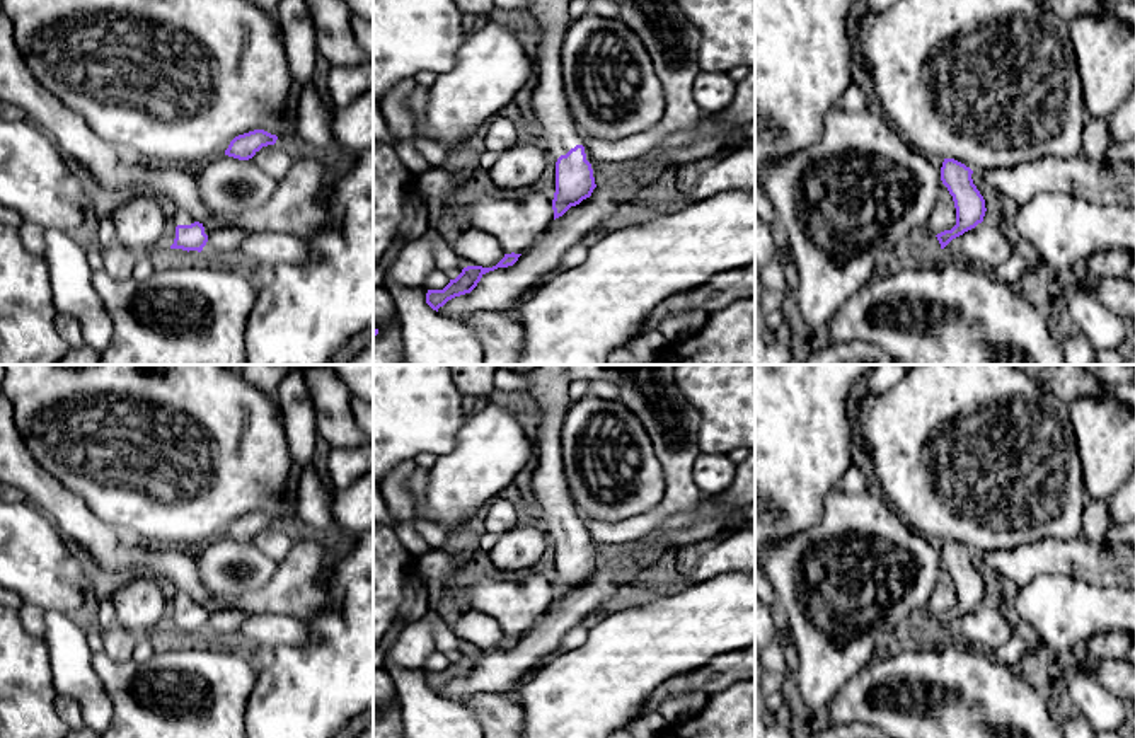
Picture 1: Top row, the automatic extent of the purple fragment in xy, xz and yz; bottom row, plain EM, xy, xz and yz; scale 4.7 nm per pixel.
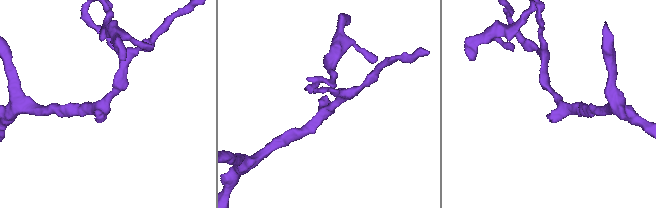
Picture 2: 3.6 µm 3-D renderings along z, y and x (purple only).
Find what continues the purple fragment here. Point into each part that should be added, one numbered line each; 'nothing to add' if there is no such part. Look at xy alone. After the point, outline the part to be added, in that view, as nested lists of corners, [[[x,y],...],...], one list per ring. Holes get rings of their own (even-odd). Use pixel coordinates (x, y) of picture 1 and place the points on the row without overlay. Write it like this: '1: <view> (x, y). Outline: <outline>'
1: xy (176, 599). Outline: [[[169,591],[169,615],[167,615],[167,627],[174,626],[176,620],[176,608],[177,607],[191,607],[198,603],[194,598],[182,591]]]

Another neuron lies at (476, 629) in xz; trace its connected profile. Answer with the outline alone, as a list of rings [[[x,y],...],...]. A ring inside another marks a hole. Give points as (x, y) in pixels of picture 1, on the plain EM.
[[[472,608],[460,614],[452,631],[467,648],[493,649],[504,639],[504,632],[494,619]]]

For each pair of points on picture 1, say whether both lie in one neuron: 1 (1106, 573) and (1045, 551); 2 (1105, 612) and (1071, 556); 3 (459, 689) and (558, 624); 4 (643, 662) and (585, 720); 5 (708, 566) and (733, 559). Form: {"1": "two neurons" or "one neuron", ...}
{"1": "one neuron", "2": "two neurons", "3": "one neuron", "4": "one neuron", "5": "one neuron"}

